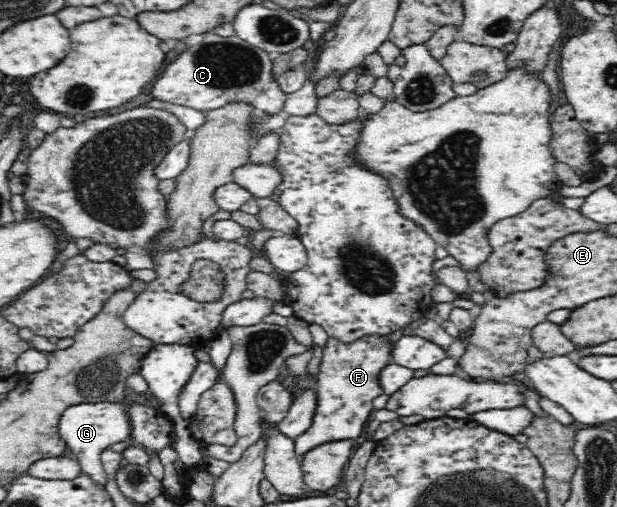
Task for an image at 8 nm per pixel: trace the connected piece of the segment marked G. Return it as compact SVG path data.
M135 391L125 395L121 401L117 402L82 402L81 405L69 406L69 409L62 413L61 421L58 421L58 433L65 440L69 455L76 458L81 471L88 473L96 483L101 485L107 483L107 473L103 469L101 453L110 445L125 442L131 436L132 427L128 409L133 404L158 409L160 401L152 394L152 391L145 391L145 393Z

